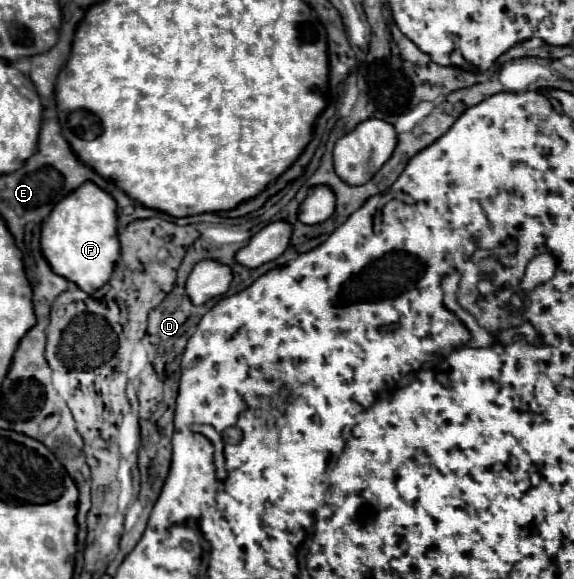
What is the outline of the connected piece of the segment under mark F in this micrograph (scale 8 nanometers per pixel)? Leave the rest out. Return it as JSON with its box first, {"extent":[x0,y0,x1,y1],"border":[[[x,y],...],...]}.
{"extent":[41,183,121,293],"border":[[[83,183],[83,187],[77,187],[71,195],[63,197],[41,225],[41,251],[51,269],[85,293],[95,293],[103,287],[119,259],[121,249],[115,209],[117,203],[109,193],[99,189],[95,183]]]}

